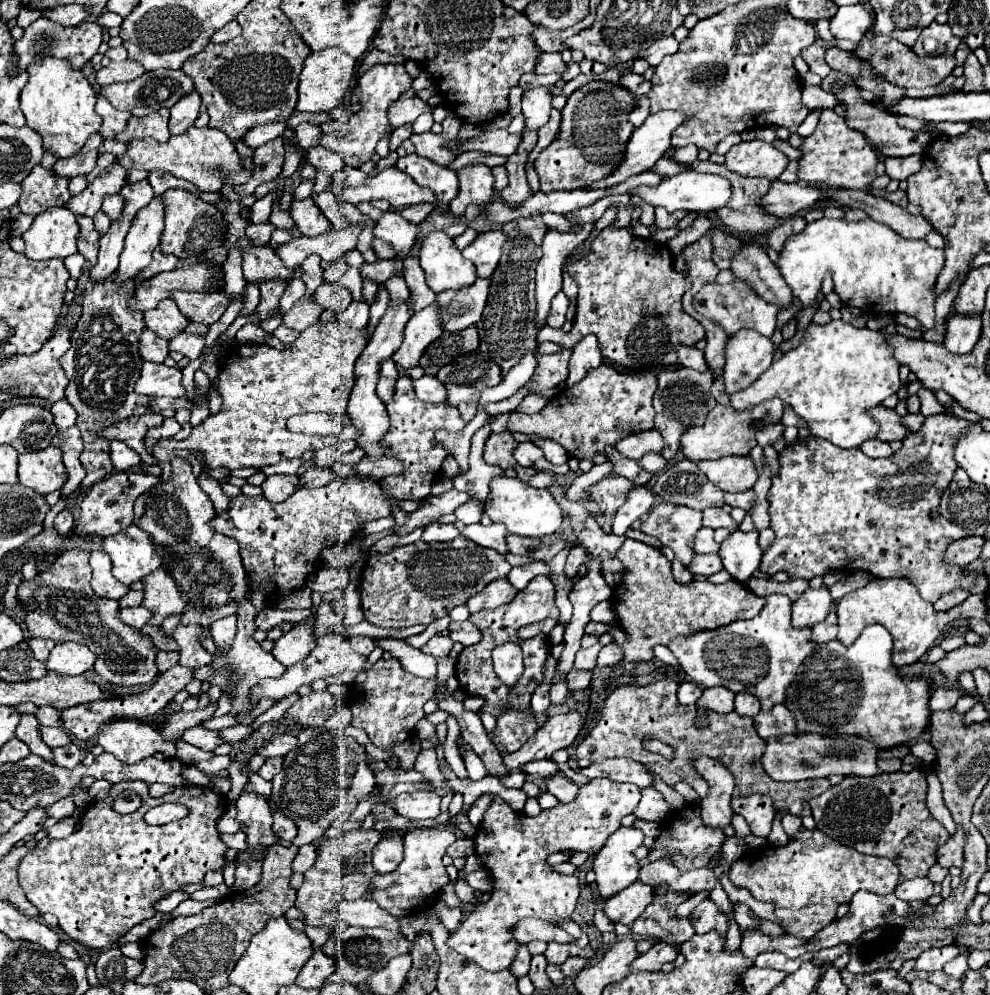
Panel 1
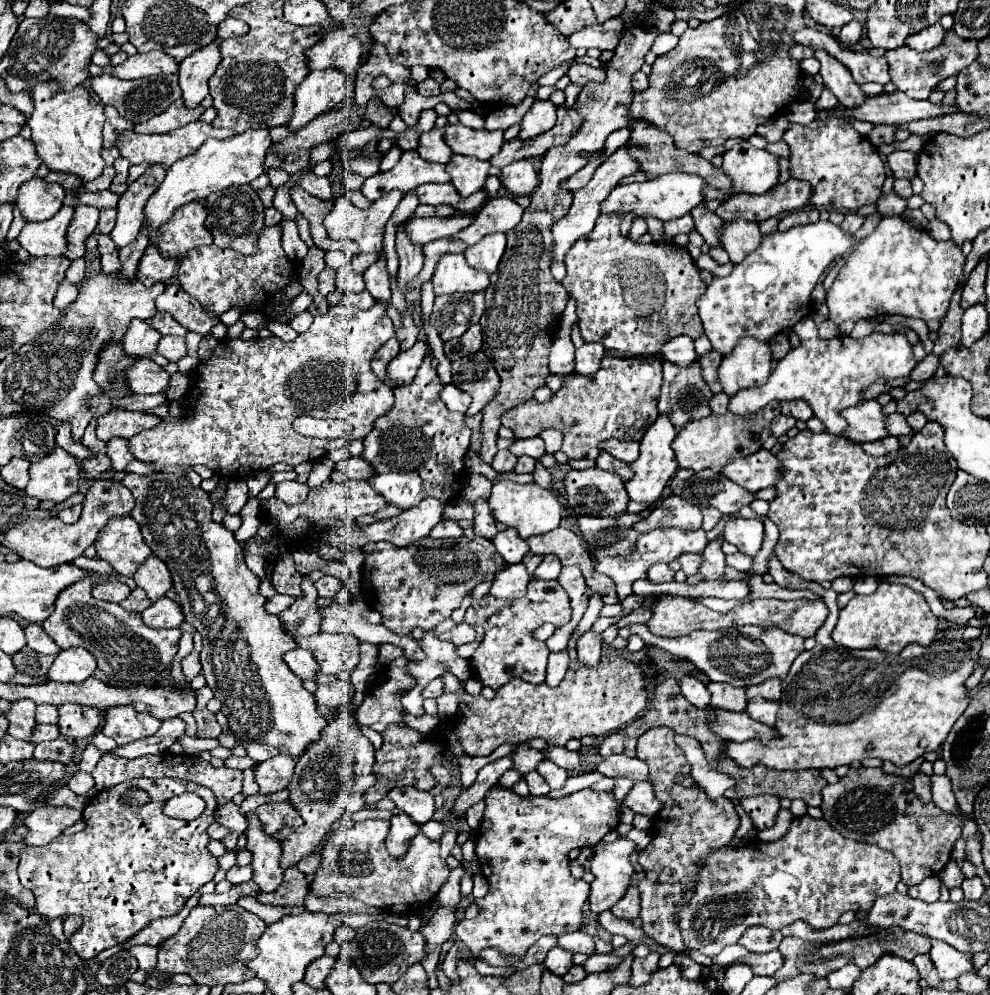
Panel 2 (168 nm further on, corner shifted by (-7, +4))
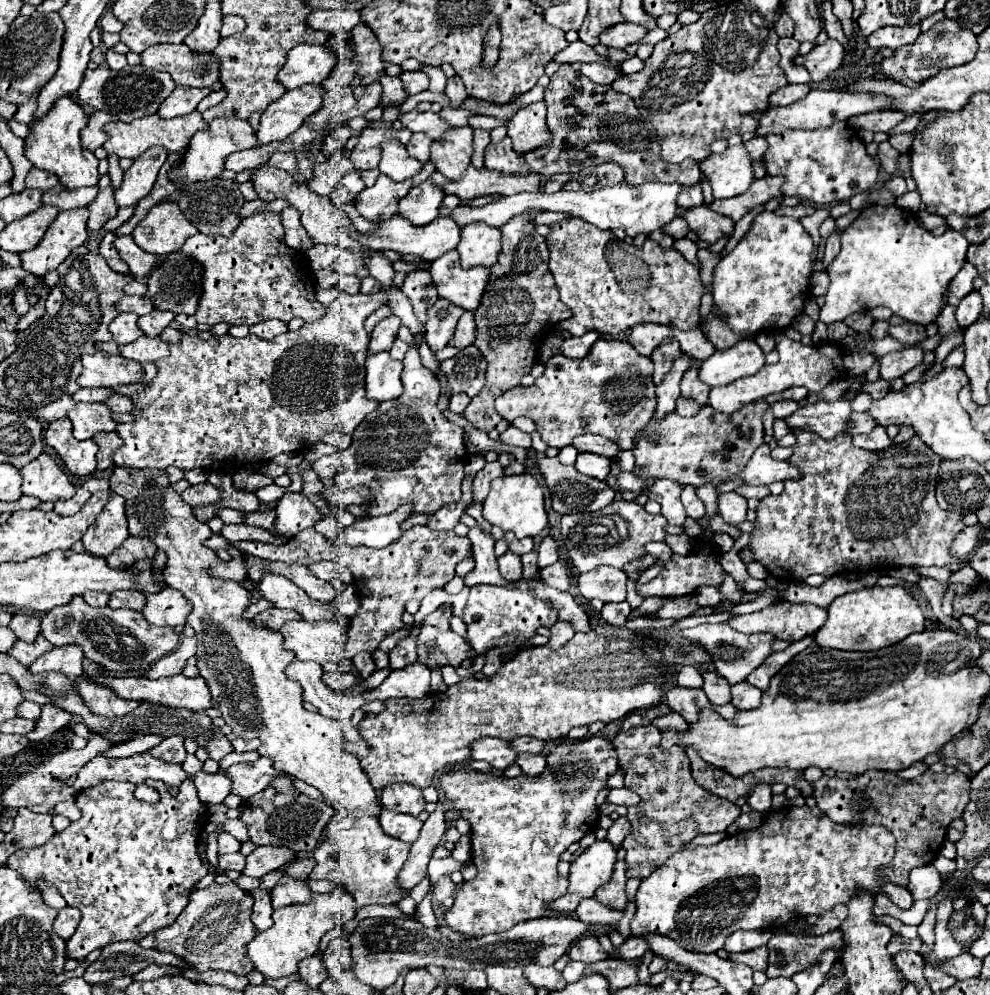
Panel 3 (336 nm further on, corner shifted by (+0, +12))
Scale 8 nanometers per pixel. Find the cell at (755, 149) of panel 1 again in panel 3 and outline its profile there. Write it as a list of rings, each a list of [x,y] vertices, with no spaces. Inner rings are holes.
[[[728,146],[722,154],[712,154],[700,164],[702,176],[710,182],[716,200],[744,194],[754,182],[752,160],[748,158],[746,146]]]

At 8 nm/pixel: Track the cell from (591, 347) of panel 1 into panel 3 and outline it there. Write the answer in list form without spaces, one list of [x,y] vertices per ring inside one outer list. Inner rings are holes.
[[[586,332],[580,338],[566,338],[560,344],[560,354],[566,354],[566,358],[584,358],[590,350],[590,346],[600,338],[598,332]]]

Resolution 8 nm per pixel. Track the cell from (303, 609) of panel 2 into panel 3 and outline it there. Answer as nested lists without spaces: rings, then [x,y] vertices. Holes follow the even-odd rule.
[[[268,608],[262,614],[258,614],[254,618],[254,624],[262,624],[268,626],[272,630],[280,630],[282,624],[290,622],[290,620],[298,620],[300,614],[296,610],[280,610],[280,608]]]

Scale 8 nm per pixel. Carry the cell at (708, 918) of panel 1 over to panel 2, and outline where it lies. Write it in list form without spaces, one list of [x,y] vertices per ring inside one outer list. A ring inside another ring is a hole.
[[[801,816],[791,822],[789,832],[777,842],[755,840],[741,848],[725,846],[705,858],[699,872],[699,884],[685,892],[679,910],[683,942],[687,948],[695,948],[705,956],[715,956],[725,946],[735,944],[753,924],[779,930],[795,920],[803,920],[813,930],[827,930],[839,922],[843,912],[871,908],[875,898],[893,892],[899,880],[899,864],[891,852],[843,838],[823,818],[815,820],[811,816]]]

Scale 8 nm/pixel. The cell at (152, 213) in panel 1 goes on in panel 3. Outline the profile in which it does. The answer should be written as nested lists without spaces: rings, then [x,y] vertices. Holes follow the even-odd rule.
[[[218,116],[208,124],[206,130],[196,132],[192,136],[192,140],[188,144],[188,152],[184,154],[182,162],[172,170],[172,180],[178,186],[184,186],[184,184],[192,184],[192,182],[198,182],[198,180],[216,178],[224,170],[224,158],[226,156],[254,148],[254,146],[256,146],[256,132],[248,124],[248,120]]]

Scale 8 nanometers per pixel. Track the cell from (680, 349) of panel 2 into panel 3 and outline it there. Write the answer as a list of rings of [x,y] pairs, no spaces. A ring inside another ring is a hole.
[[[638,324],[638,328],[632,328],[630,334],[624,338],[626,342],[630,342],[638,354],[642,356],[650,356],[652,350],[664,340],[664,338],[670,338],[672,336],[672,330],[666,326],[658,326],[658,324]]]

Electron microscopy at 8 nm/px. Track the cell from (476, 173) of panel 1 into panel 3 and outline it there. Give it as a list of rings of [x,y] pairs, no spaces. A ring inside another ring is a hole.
[[[456,126],[430,148],[430,160],[448,180],[458,180],[466,172],[472,158],[472,128]]]

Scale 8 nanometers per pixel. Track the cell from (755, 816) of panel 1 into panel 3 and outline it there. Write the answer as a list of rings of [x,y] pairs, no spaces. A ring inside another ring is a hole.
[[[758,784],[754,794],[748,798],[748,804],[756,812],[768,812],[770,810],[770,800],[772,800],[772,790],[770,784]]]

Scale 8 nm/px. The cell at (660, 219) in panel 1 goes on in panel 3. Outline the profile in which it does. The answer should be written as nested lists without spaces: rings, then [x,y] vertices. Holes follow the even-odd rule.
[[[676,218],[676,220],[672,220],[670,224],[666,224],[666,228],[662,228],[662,232],[668,234],[668,236],[672,236],[674,240],[680,240],[680,238],[684,238],[684,236],[690,232],[690,228],[688,228],[686,220]]]

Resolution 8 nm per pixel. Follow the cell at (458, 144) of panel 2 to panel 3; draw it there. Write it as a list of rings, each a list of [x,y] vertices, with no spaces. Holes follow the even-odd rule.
[[[410,110],[398,116],[398,120],[402,122],[404,128],[412,130],[412,132],[426,132],[432,140],[440,140],[444,136],[444,132],[448,130],[448,122],[444,122],[438,114],[434,112],[418,112],[418,110]]]

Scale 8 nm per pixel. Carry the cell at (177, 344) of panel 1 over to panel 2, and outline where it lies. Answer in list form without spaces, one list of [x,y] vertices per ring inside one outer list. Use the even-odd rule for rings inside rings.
[[[163,336],[157,344],[157,352],[169,358],[169,362],[179,362],[183,356],[187,356],[185,338],[181,336]]]

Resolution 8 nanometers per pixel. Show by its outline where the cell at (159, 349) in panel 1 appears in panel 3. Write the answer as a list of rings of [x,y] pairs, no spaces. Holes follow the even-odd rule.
[[[118,314],[110,322],[110,334],[114,342],[118,344],[130,344],[142,336],[142,330],[138,328],[138,316],[134,314]]]

